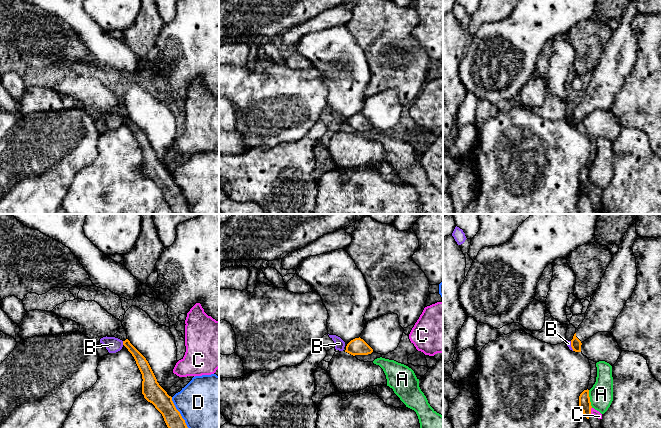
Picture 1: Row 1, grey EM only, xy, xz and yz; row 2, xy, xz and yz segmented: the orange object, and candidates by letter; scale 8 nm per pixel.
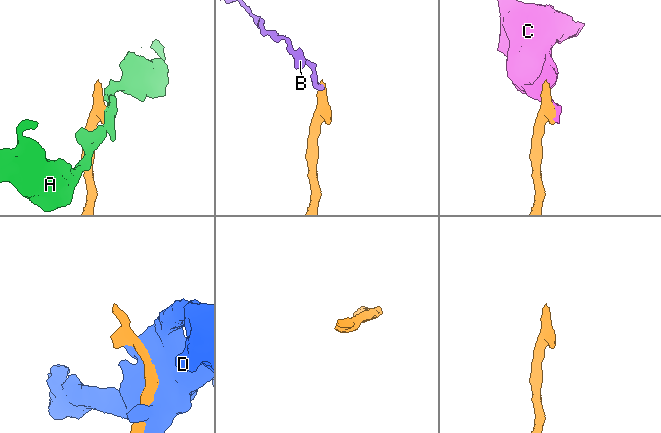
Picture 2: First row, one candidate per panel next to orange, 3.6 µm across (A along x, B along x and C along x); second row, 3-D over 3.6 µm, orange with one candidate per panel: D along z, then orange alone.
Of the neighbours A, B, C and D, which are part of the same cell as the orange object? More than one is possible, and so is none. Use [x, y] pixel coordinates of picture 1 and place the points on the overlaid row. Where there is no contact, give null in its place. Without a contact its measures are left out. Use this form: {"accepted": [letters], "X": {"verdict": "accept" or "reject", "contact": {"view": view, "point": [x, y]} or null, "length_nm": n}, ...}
{"accepted": [], "A": {"verdict": "reject", "contact": {"view": "yz", "point": [589, 399]}, "length_nm": 150}, "B": {"verdict": "reject", "contact": {"view": "xy", "point": [123, 343]}, "length_nm": 30}, "C": {"verdict": "reject", "contact": {"view": "yz", "point": [590, 410]}, "length_nm": 60}, "D": {"verdict": "reject", "contact": {"view": "xy", "point": [179, 412]}, "length_nm": 280}}

